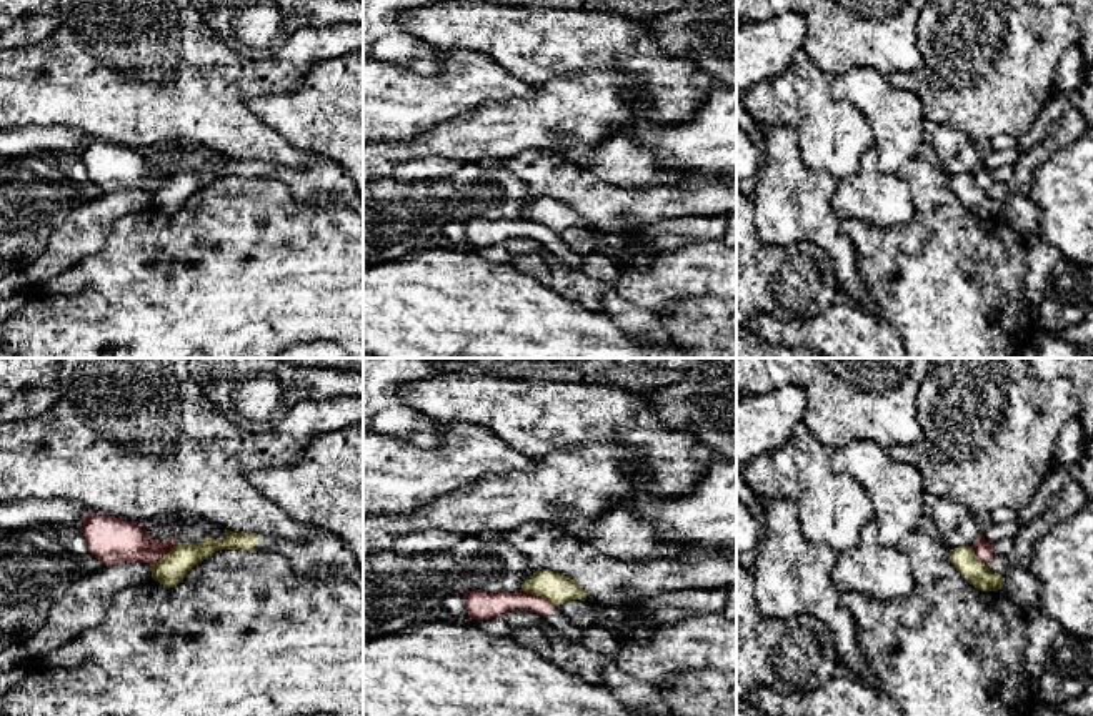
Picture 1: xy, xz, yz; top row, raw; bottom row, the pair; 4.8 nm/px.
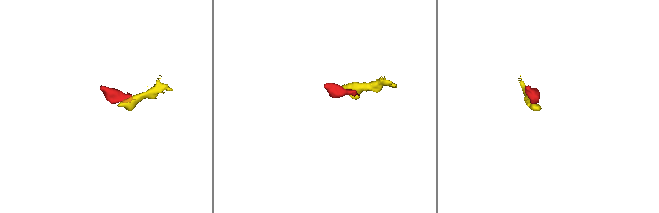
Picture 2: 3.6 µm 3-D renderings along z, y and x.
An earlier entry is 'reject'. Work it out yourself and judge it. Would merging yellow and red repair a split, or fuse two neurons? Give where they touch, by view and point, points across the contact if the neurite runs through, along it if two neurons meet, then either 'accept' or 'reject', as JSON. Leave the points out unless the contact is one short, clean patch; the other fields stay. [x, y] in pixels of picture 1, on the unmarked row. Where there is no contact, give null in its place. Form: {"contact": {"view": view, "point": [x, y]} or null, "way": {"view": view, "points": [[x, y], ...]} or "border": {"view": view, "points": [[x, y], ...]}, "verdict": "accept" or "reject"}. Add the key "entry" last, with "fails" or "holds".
{"contact": {"view": "xz", "point": [539, 222]}, "border": {"view": "xz", "points": [[520, 217], [540, 222], [555, 233]]}, "verdict": "reject", "entry": "holds"}

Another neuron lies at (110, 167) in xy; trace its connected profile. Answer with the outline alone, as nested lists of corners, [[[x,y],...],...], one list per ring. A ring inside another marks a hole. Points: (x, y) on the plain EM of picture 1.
[[[87,140],[77,153],[87,167],[88,178],[105,193],[120,190],[160,188],[178,170],[177,165],[157,168],[145,153],[105,140]]]

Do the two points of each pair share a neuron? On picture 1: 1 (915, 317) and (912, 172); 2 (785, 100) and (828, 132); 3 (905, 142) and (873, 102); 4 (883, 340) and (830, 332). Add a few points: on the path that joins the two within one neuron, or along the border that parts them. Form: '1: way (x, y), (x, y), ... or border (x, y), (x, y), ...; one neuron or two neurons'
1: way (920, 280), (920, 240), (925, 235), (925, 208); one neuron
2: way (795, 100), (818, 122); one neuron
3: way (898, 132), (898, 127), (883, 112); one neuron
4: way (870, 340), (852, 340), (843, 333); one neuron

